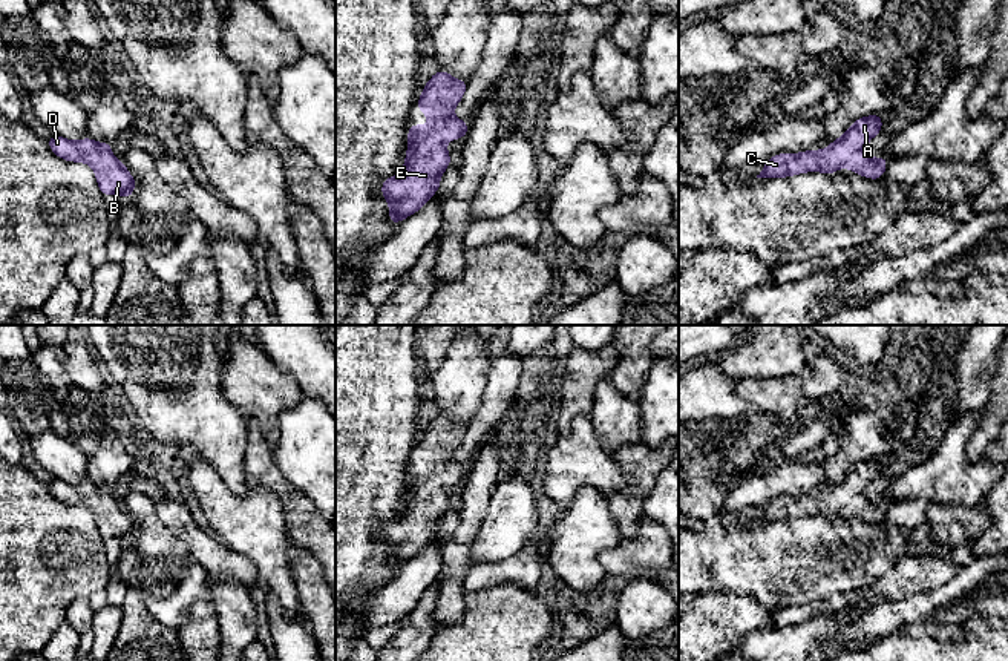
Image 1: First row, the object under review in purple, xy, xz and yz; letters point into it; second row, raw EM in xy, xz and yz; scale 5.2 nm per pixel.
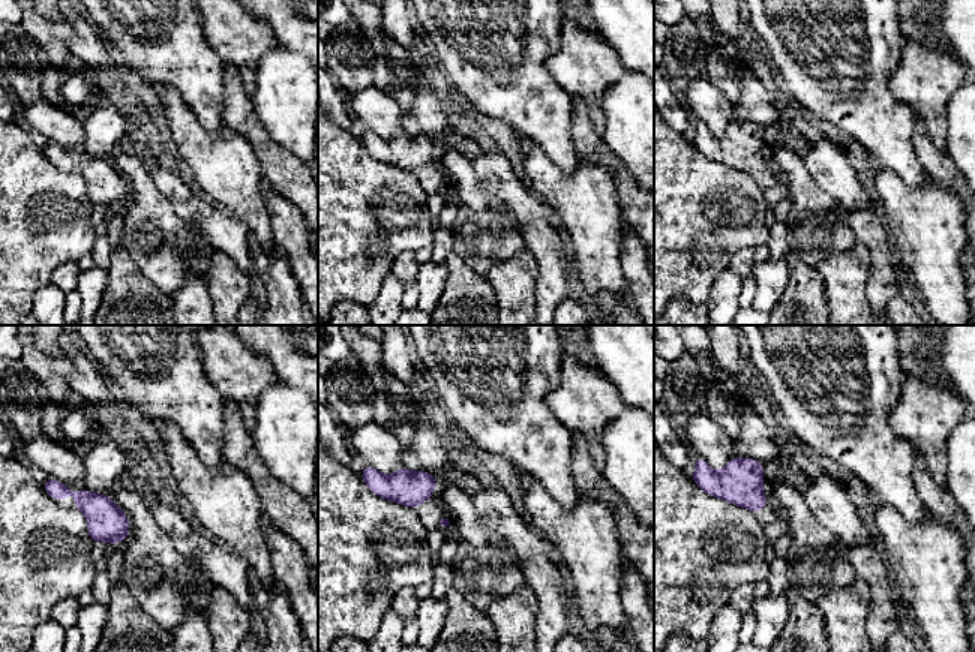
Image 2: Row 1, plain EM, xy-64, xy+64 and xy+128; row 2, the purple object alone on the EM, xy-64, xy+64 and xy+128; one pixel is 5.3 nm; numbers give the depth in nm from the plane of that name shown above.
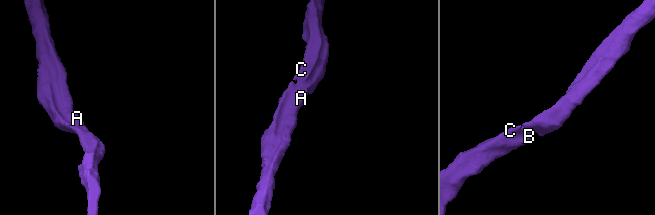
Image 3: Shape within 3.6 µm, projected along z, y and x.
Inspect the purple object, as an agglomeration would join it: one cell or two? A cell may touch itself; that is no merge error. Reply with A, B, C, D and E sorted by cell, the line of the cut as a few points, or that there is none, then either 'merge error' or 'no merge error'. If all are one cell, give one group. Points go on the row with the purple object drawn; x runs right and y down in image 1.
A B C D E; no cut; no merge error

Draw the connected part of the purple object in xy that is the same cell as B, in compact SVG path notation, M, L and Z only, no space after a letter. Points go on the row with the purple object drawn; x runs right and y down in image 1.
M52 135L47 144L64 161L89 164L104 196L119 195L124 199L132 196L136 181L121 159L112 155L110 143L98 143L89 136L72 141Z

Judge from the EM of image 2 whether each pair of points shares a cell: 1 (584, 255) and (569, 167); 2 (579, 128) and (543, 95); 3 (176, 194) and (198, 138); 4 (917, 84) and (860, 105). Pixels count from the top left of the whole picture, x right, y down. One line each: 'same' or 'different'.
1: different
2: different
3: different
4: different

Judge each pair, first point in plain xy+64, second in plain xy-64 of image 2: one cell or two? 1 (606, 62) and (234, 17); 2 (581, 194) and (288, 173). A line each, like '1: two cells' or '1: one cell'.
1: one cell
2: two cells

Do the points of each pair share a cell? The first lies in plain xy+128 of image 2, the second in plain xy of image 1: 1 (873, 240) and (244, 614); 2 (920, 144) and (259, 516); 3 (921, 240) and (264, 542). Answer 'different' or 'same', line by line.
1: same
2: different
3: same

